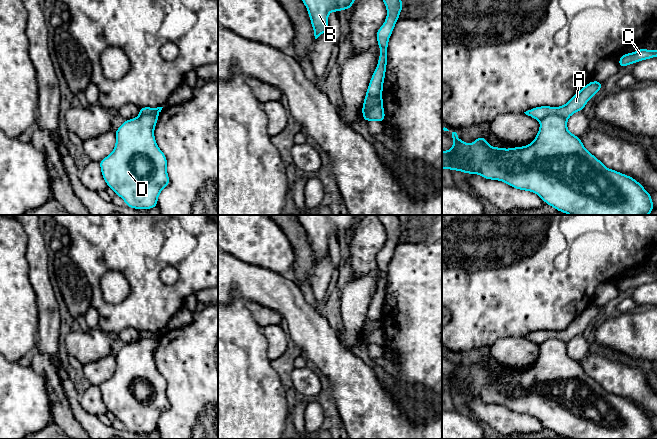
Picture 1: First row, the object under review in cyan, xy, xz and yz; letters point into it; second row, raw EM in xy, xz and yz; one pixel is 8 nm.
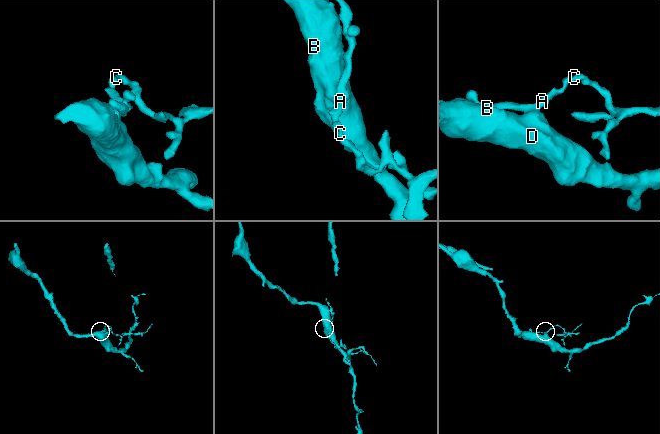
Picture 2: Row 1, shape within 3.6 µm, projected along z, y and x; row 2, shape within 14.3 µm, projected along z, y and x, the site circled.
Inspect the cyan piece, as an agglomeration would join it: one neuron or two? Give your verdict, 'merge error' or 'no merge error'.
merge error

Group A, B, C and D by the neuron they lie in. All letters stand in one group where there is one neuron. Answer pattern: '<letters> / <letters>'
A C / B D

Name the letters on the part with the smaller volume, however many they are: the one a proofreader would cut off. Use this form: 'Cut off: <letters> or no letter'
Cut off: A, C

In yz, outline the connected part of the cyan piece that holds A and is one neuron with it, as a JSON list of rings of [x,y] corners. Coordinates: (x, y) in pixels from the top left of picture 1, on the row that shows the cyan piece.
[[[591,81],[578,91],[565,105],[560,107],[540,106],[531,108],[524,112],[526,115],[542,121],[546,116],[555,114],[565,119],[578,111],[583,111],[585,105],[591,97],[593,97],[603,87],[603,82]]]

